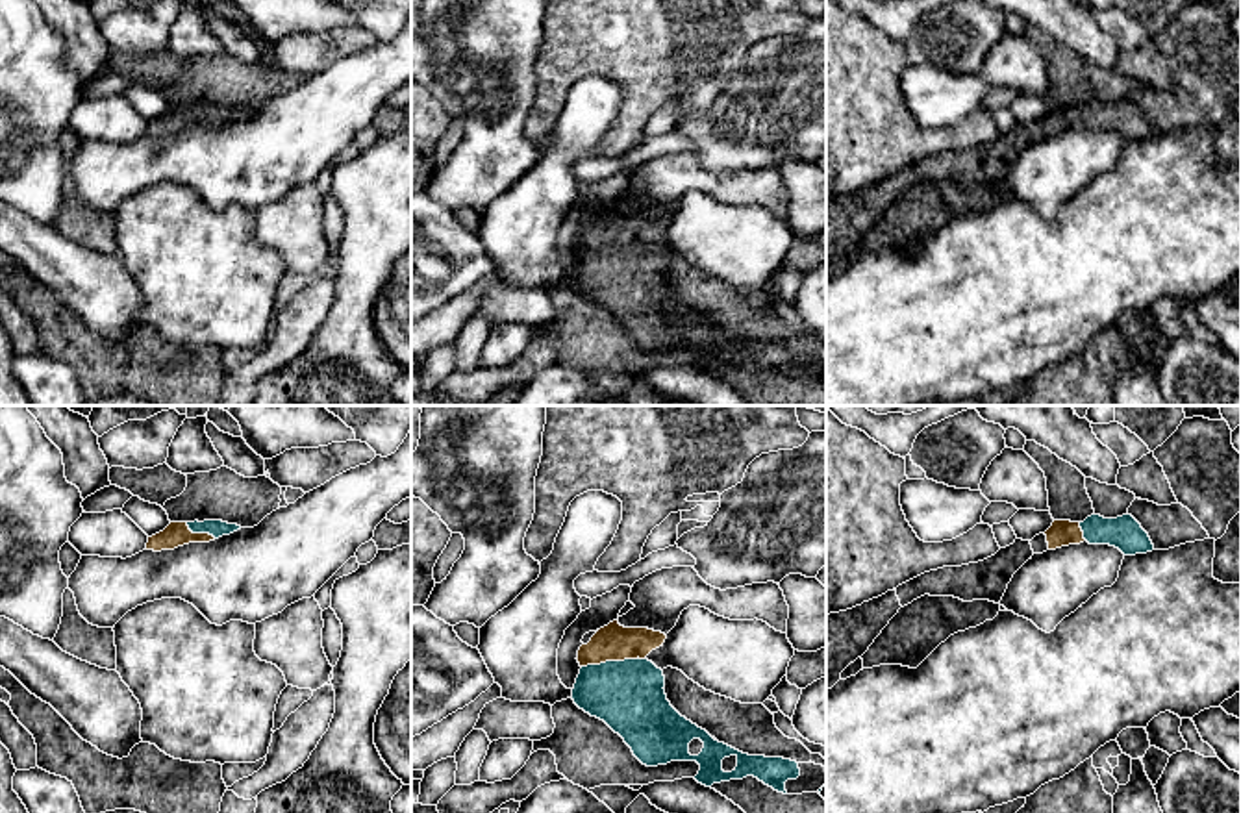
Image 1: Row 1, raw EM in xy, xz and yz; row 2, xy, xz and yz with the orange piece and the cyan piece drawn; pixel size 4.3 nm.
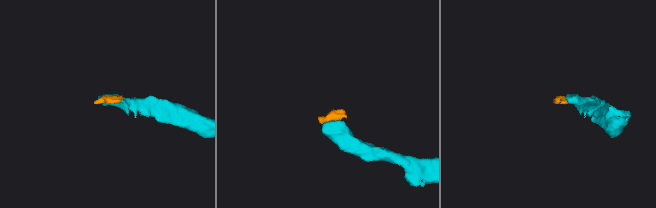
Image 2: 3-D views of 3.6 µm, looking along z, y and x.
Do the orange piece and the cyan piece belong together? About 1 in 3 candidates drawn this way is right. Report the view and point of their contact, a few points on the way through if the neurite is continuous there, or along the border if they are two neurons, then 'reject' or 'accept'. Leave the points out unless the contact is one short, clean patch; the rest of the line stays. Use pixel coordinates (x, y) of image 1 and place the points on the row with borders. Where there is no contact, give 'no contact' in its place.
contact xz (612, 660); way xz (612, 643), (612, 660), (615, 682), (628, 695); accept

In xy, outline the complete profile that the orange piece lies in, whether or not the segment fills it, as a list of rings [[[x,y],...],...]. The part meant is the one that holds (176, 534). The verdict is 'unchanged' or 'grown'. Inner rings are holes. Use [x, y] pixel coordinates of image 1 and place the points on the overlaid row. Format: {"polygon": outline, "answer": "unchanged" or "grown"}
{"polygon": [[[222,520],[170,522],[163,532],[148,537],[146,550],[161,552],[189,543],[209,543],[237,530],[241,530],[241,526]]], "answer": "grown"}

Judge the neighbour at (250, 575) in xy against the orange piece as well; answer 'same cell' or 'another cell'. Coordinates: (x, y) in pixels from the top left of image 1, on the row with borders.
another cell

